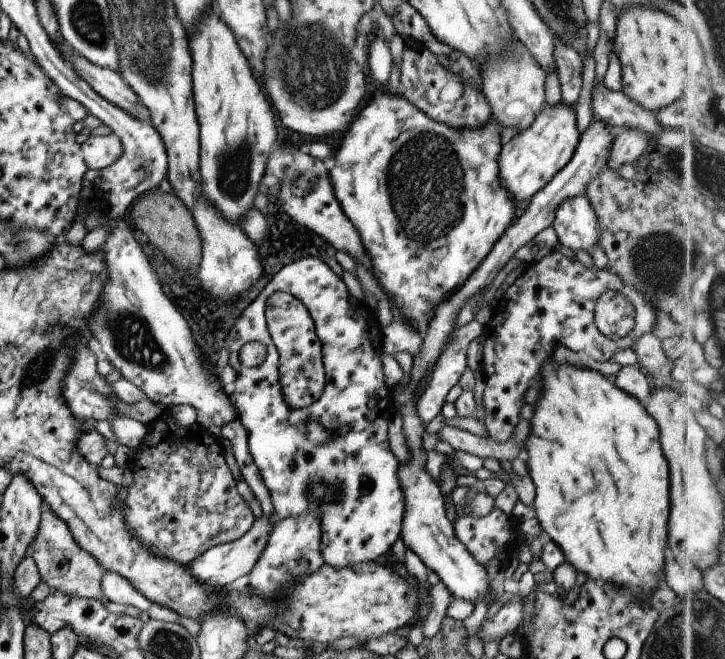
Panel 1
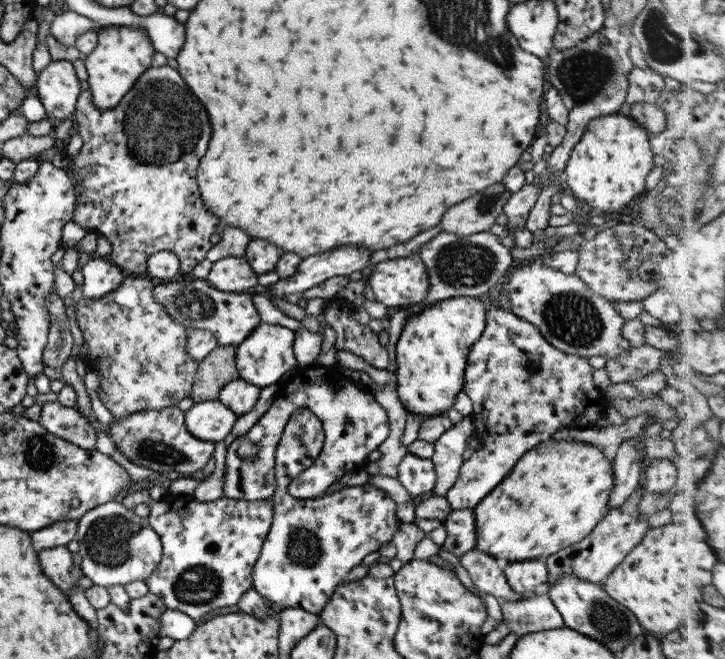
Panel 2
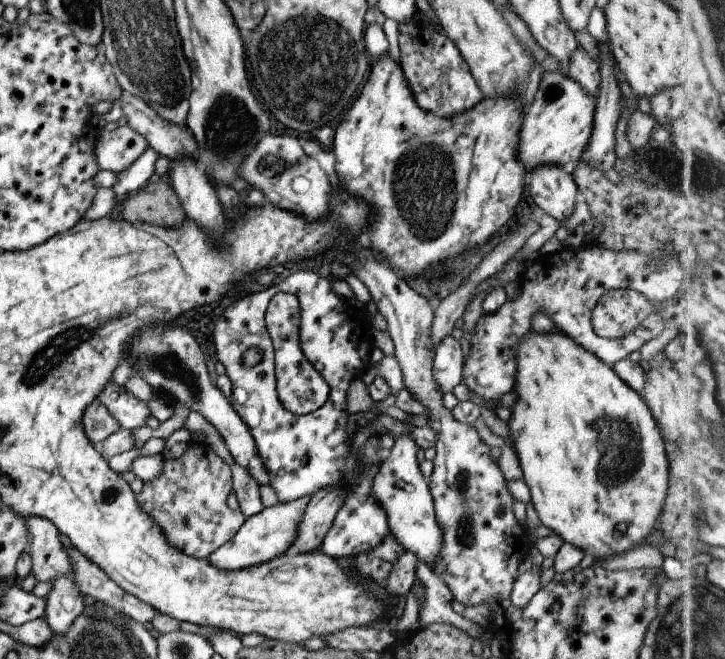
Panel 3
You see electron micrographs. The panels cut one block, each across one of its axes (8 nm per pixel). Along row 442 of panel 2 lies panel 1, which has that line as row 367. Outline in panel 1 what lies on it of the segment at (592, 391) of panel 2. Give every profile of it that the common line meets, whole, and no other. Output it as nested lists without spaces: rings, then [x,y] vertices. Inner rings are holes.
[[[558,242],[555,245],[555,248],[544,258],[541,258],[539,261],[536,261],[535,263],[527,264],[527,266],[524,268],[524,271],[521,275],[518,276],[518,278],[515,280],[515,282],[509,286],[508,290],[504,293],[501,299],[496,300],[493,305],[491,306],[490,313],[484,318],[484,324],[483,324],[483,332],[484,338],[486,338],[485,342],[483,343],[483,353],[482,358],[480,362],[480,367],[483,372],[484,380],[485,380],[485,389],[483,394],[483,404],[486,411],[486,417],[485,417],[485,425],[486,430],[489,434],[490,439],[494,439],[495,441],[498,441],[499,443],[505,443],[506,441],[509,441],[511,439],[511,436],[513,435],[514,430],[516,430],[516,427],[518,426],[518,423],[520,422],[519,419],[519,412],[522,406],[524,405],[523,396],[530,388],[530,386],[537,386],[538,383],[541,382],[541,374],[539,373],[539,368],[554,354],[554,350],[556,350],[557,344],[564,345],[566,348],[570,348],[573,350],[577,350],[582,355],[584,355],[586,358],[593,358],[594,360],[598,360],[598,362],[604,362],[609,361],[612,362],[614,356],[614,352],[618,350],[618,348],[632,348],[633,344],[645,334],[652,333],[655,329],[655,324],[657,321],[657,308],[643,295],[642,291],[639,291],[634,285],[626,284],[622,279],[620,275],[617,275],[615,272],[609,271],[608,268],[606,269],[599,269],[598,267],[586,267],[583,263],[580,263],[580,261],[572,260],[570,257],[566,257],[564,254],[560,253],[558,251],[558,246],[562,245],[560,242]],[[606,291],[618,291],[621,292],[622,295],[625,296],[626,300],[630,301],[635,306],[635,327],[624,337],[621,339],[618,339],[617,341],[612,340],[610,337],[607,337],[606,335],[603,335],[594,324],[594,311],[595,306],[598,300],[598,297]]]

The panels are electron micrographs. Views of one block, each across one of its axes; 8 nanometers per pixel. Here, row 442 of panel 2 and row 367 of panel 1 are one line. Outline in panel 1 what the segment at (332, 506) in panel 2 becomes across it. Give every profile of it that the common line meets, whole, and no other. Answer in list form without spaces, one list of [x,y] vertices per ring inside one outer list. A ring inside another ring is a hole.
[[[277,292],[266,301],[265,320],[279,354],[279,383],[283,392],[283,399],[293,409],[305,409],[312,406],[322,396],[326,379],[321,340],[317,338],[315,324],[308,309],[290,293]]]

